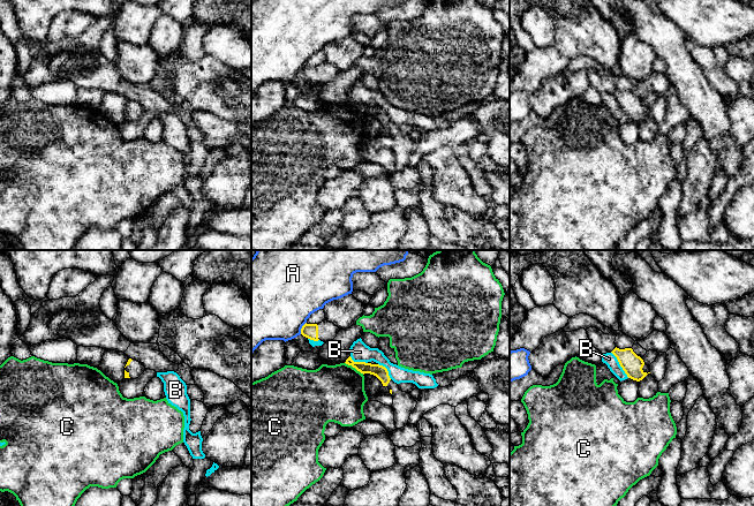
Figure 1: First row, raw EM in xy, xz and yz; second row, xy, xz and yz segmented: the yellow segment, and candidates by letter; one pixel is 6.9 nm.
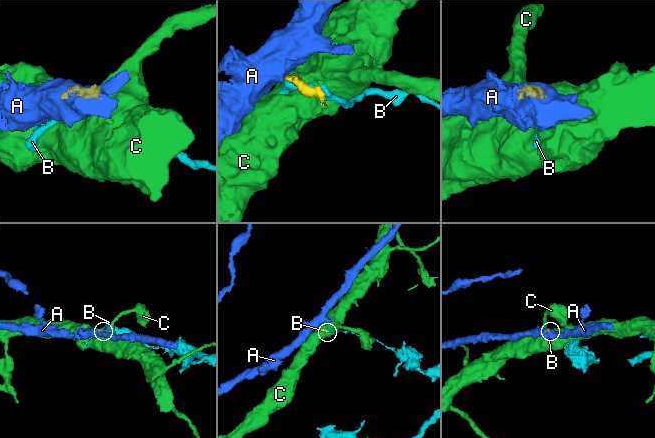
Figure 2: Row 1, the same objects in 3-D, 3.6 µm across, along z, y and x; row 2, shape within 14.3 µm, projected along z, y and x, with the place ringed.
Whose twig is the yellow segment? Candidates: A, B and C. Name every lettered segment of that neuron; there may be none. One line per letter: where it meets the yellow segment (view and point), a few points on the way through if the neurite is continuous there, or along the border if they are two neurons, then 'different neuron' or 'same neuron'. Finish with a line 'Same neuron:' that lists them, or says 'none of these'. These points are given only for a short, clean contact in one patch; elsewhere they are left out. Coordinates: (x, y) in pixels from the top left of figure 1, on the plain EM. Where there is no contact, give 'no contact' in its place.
A: contact xz (302, 69); border xz (306, 63), (300, 75); different neuron
B: contact yz (619, 105); different neuron
C: contact xz (354, 108); border xz (345, 104), (363, 115); different neuron
Same neuron: none of these

